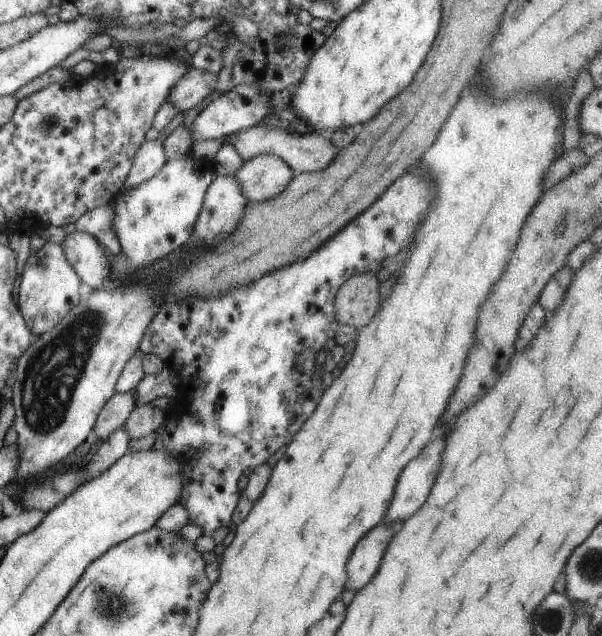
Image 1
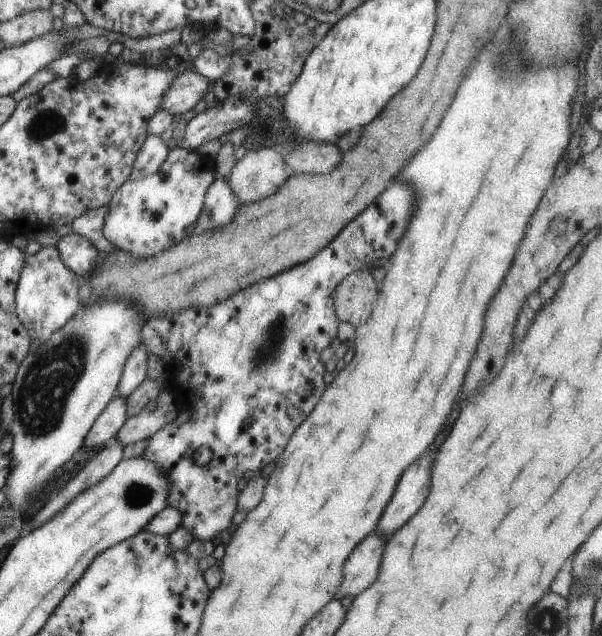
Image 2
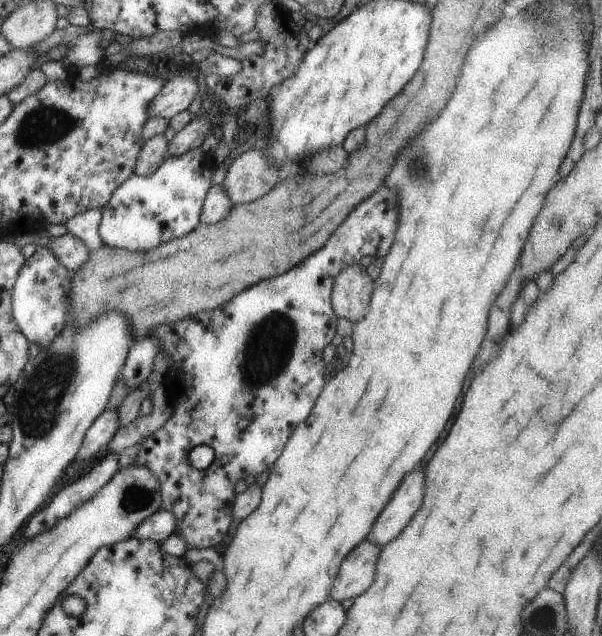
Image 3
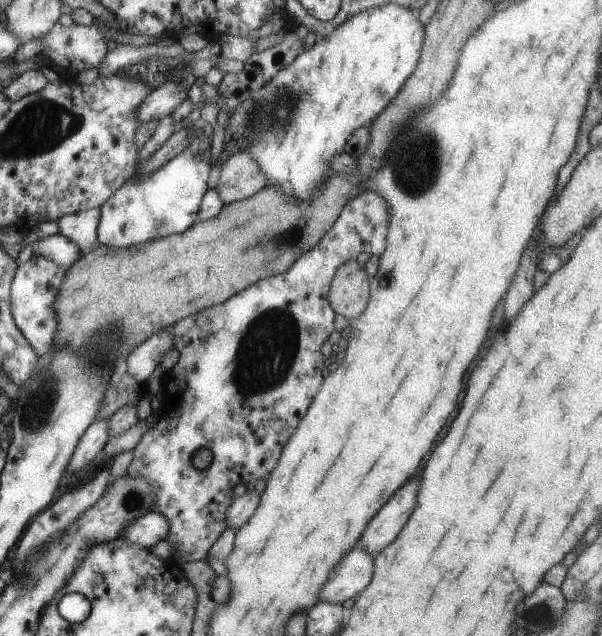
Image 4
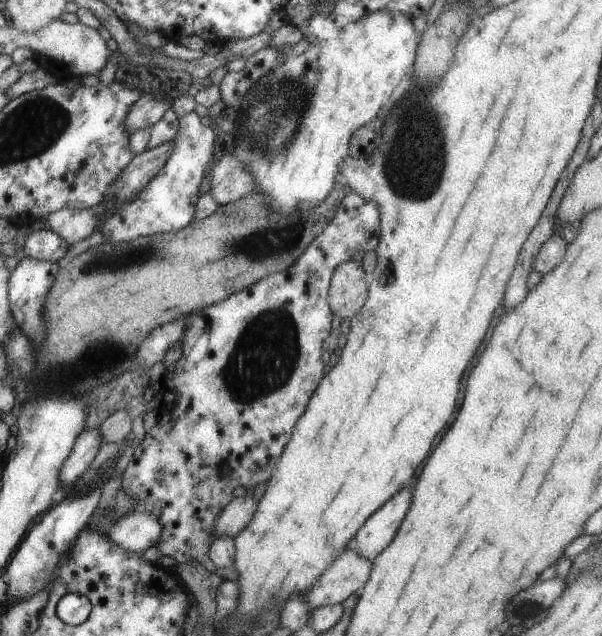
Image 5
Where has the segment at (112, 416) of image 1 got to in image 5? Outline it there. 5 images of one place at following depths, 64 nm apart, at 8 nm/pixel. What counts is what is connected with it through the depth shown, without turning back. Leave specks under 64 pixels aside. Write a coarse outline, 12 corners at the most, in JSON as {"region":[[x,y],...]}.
{"region":[[97,425],[81,431],[58,472],[69,486],[102,445]]}

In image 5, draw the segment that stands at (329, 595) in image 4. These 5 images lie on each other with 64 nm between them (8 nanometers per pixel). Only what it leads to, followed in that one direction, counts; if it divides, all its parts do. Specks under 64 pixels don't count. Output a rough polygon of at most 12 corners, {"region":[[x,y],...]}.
{"region":[[345,549],[304,594],[308,614],[367,582],[372,561]]}

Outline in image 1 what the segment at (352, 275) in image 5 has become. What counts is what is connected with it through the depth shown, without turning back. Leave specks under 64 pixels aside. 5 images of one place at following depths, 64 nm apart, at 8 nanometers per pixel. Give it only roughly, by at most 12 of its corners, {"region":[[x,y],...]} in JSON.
{"region":[[370,272],[350,276],[334,298],[336,321],[356,329],[379,306]]}

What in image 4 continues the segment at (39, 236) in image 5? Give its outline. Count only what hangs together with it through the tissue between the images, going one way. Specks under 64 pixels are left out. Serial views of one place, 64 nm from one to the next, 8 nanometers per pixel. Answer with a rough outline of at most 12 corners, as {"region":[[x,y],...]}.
{"region":[[56,234],[31,245],[32,252],[69,268],[80,258],[80,248]]}

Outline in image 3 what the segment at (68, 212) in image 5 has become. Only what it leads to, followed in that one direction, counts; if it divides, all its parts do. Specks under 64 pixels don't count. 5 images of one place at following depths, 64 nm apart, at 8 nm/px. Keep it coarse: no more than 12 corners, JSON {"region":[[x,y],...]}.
{"region":[[100,208],[84,210],[64,222],[66,232],[89,252],[103,246]]}

